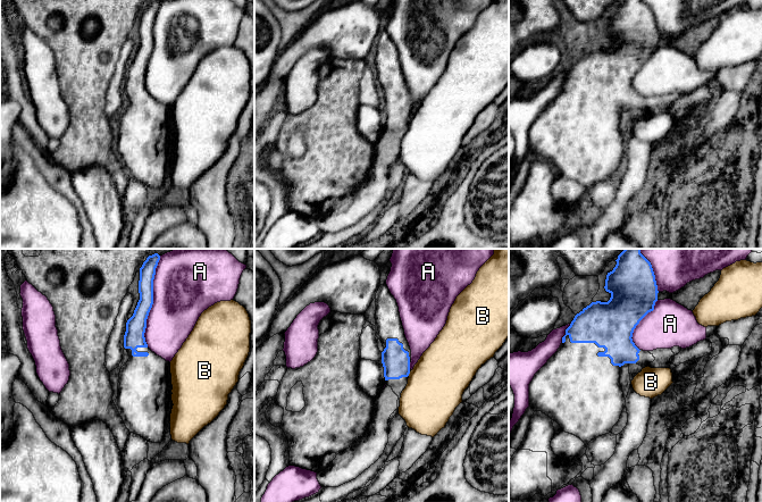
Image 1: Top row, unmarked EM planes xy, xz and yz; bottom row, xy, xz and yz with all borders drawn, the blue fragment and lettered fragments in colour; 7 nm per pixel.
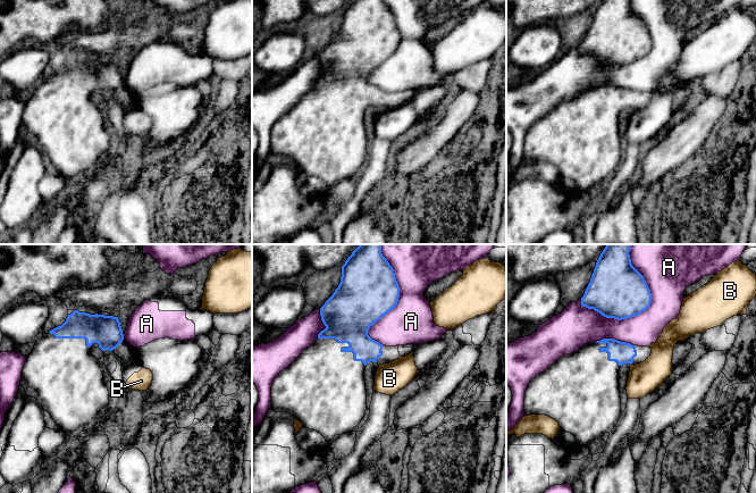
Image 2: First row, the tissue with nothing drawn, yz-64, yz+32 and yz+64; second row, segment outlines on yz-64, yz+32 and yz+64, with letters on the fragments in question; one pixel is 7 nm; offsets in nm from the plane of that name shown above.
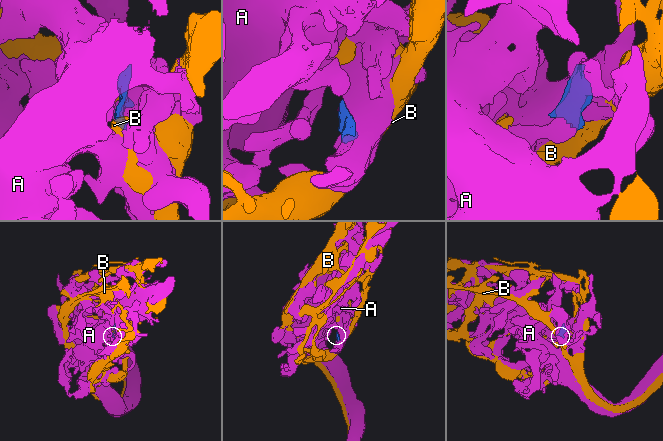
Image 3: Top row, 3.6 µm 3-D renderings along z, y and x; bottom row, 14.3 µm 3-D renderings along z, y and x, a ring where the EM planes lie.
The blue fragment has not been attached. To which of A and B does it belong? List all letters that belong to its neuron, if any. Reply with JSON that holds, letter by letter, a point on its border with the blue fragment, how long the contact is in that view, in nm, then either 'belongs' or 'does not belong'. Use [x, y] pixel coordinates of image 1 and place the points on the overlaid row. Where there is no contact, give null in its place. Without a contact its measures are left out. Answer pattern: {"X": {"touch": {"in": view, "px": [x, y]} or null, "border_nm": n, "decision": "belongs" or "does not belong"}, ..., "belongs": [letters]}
{"A": {"touch": {"in": "xy", "px": [152, 301]}, "border_nm": 650, "decision": "does not belong"}, "B": {"touch": {"in": "xz", "px": [409, 373]}, "border_nm": 50, "decision": "does not belong"}, "belongs": []}

